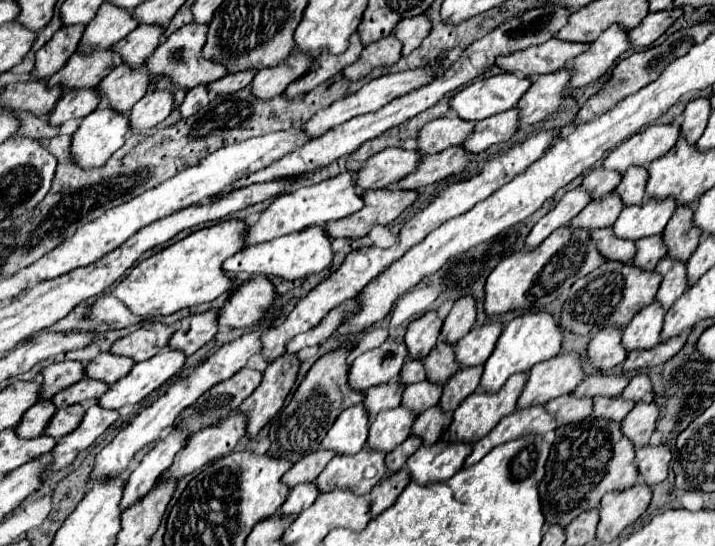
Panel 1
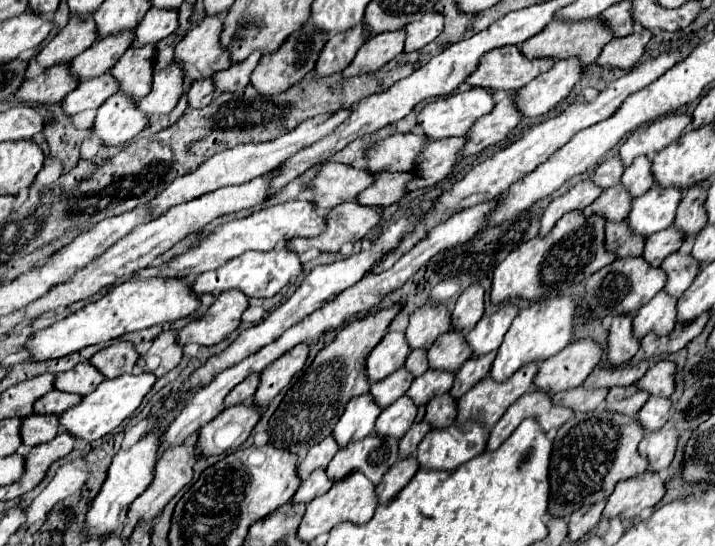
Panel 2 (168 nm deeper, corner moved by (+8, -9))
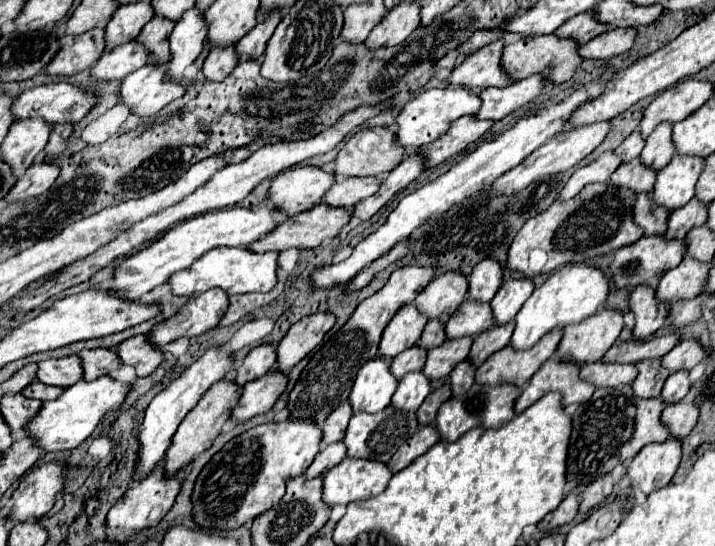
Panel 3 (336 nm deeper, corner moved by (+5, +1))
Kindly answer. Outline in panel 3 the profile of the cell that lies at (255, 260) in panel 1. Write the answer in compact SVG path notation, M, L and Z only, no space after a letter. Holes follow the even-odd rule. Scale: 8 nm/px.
M226 246L226 248L214 248L206 252L206 256L198 258L198 262L194 262L190 268L170 276L168 284L172 286L172 292L176 296L202 294L214 286L226 290L230 296L246 294L246 292L270 292L278 282L276 270L278 270L278 252L258 254L248 248Z

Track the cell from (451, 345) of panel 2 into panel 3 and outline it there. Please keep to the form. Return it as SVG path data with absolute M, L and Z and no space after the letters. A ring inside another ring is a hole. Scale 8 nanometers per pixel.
M464 300L458 312L446 322L446 338L456 340L464 336L478 336L484 330L492 328L492 316L490 316L490 304Z

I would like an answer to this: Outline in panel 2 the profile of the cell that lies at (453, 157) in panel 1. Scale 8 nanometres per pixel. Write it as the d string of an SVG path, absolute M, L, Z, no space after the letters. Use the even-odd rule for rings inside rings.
M391 172L377 174L375 182L367 190L363 190L355 196L355 202L363 204L363 206L391 206L407 192L405 184L409 180L413 180L411 172L407 172L407 174L391 174Z

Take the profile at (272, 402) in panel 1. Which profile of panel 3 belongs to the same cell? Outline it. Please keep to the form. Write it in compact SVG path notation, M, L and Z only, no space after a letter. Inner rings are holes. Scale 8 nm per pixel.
M312 314L296 322L278 344L276 370L288 374L310 350L314 350L324 334L334 326L336 318L330 314Z

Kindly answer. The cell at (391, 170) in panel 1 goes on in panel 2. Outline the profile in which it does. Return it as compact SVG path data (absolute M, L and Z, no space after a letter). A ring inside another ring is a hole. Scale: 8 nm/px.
M337 162L321 164L315 178L307 184L307 190L313 192L311 202L317 210L329 210L337 204L351 202L359 192L371 186L375 176L367 170L357 170Z

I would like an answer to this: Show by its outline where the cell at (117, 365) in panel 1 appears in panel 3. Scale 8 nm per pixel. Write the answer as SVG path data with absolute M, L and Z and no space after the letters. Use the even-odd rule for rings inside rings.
M66 356L60 360L44 360L38 364L38 380L52 386L68 388L82 380L84 368L80 356Z

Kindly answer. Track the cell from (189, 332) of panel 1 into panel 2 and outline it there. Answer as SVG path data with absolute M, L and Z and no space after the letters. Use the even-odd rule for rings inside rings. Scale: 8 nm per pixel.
M169 330L169 332L161 332L155 336L155 340L151 342L151 348L139 356L137 366L143 372L151 372L157 378L165 376L169 370L173 370L181 356L183 356L183 348L175 342L177 332Z

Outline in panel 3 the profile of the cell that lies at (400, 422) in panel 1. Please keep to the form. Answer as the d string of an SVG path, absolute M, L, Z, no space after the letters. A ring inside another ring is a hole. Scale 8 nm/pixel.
M412 372L400 380L392 396L392 406L398 410L414 412L420 408L420 404L426 400L428 394L430 394L430 382L426 380L426 376L422 372Z

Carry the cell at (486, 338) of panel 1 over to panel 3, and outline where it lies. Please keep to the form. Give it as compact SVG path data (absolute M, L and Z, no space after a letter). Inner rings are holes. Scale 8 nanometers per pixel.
M512 278L500 286L496 296L492 298L492 314L494 314L494 324L502 326L514 320L518 314L518 308L526 302L526 296L534 290L534 284L530 278Z

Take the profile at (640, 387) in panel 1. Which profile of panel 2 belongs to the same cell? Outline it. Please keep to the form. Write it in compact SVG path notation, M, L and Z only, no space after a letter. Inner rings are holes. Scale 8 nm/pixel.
M659 360L637 382L637 388L657 396L671 396L675 390L675 374L677 374L677 364L673 360Z

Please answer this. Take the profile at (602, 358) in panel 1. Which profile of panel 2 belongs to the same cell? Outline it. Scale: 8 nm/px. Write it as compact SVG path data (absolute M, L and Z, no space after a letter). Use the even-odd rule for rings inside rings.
M631 314L613 318L613 324L609 330L609 340L607 340L611 366L627 364L639 352L639 338L633 336L631 322L633 322Z

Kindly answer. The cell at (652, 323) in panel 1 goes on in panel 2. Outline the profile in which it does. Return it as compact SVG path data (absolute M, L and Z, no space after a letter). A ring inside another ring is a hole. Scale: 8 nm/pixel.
M661 290L651 302L647 302L633 320L633 330L637 338L643 338L649 332L659 336L669 334L675 328L675 302L677 298Z

